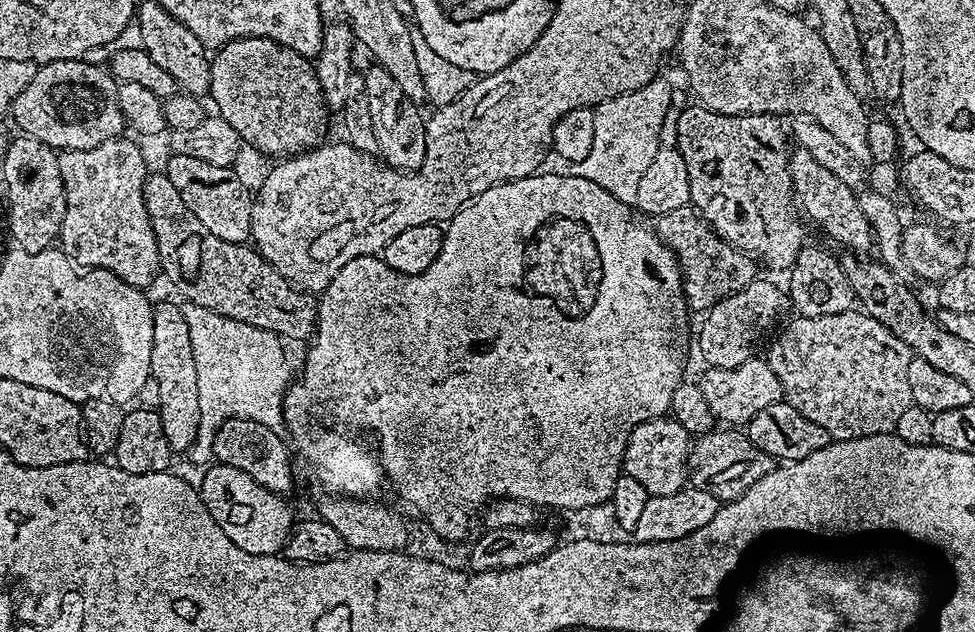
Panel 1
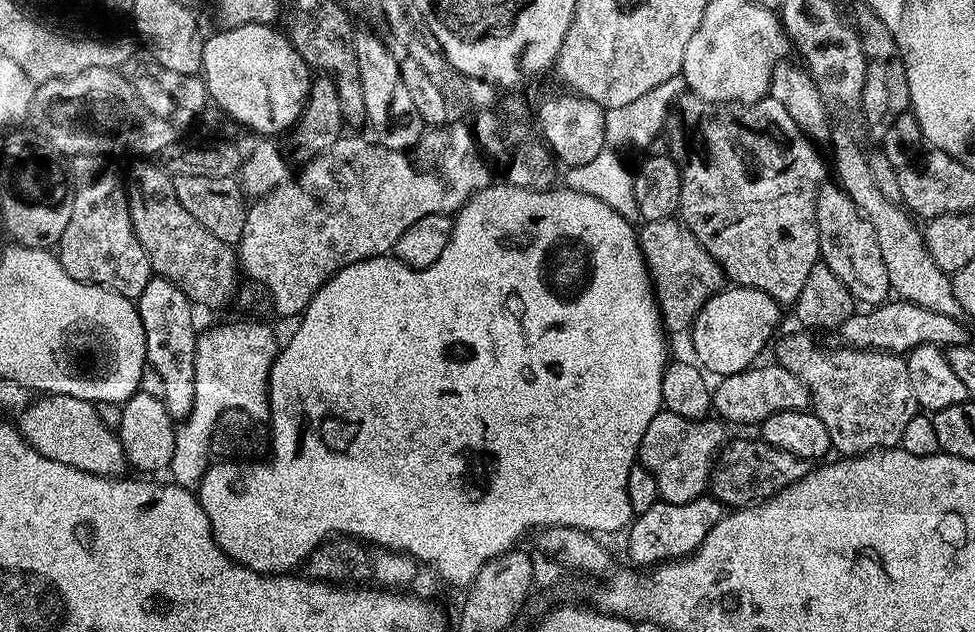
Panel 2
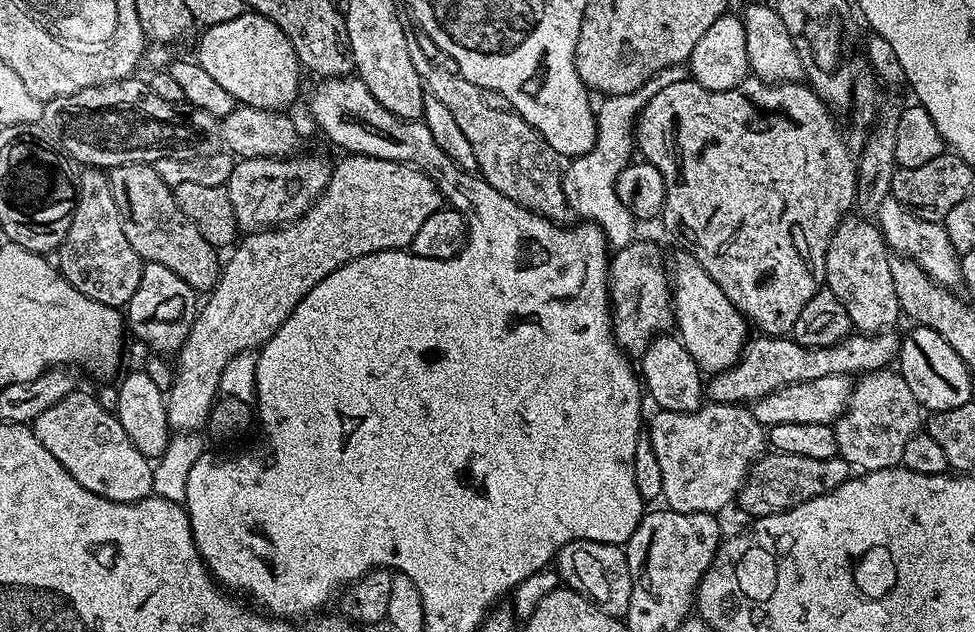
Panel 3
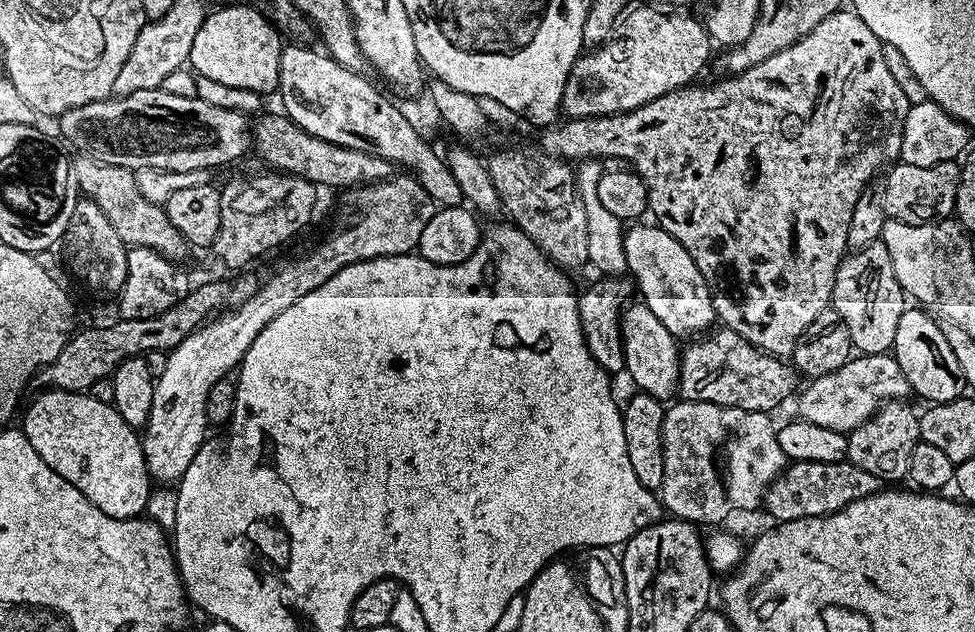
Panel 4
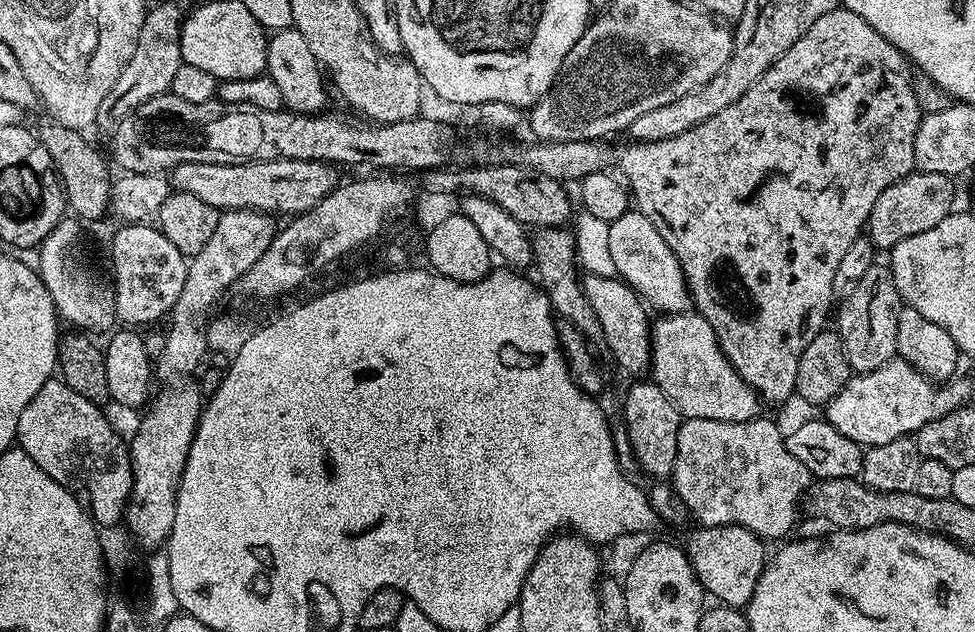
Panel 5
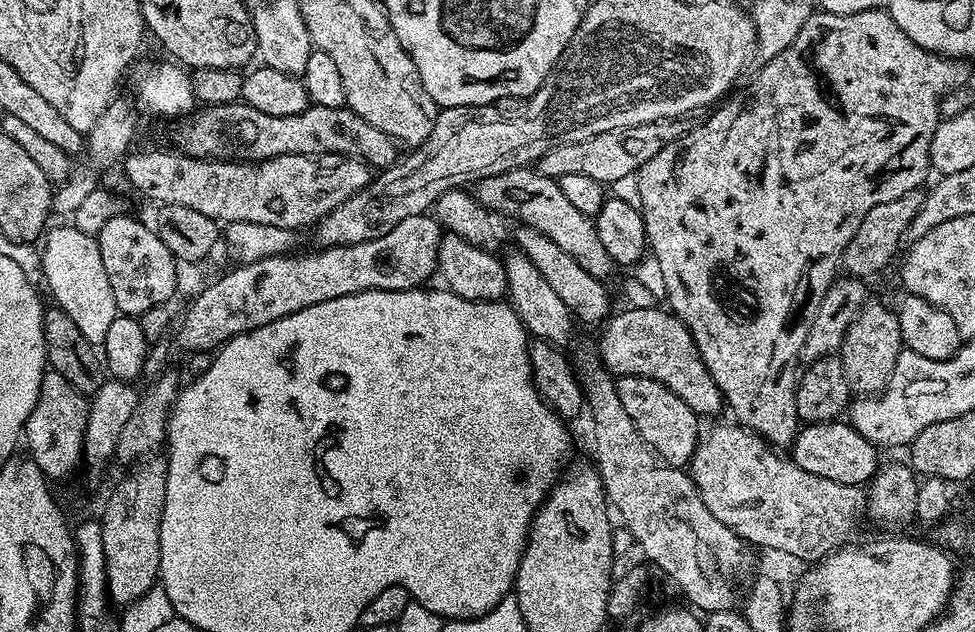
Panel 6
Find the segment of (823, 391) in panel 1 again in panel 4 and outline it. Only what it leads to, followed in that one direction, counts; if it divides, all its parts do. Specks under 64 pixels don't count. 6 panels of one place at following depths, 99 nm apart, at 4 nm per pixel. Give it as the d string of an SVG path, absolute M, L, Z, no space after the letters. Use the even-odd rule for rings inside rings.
M889 402L884 404L862 426L847 433L847 461L866 474L874 474L882 482L904 480L910 466L910 456L920 438L920 418L917 409L912 409L908 402Z

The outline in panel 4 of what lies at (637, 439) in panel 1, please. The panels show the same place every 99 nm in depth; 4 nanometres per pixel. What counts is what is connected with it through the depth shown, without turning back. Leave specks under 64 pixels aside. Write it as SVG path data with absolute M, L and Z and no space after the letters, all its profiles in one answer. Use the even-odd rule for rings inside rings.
M680 398L669 403L664 409L664 421L662 422L662 486L658 490L661 505L675 519L689 520L691 524L697 526L716 524L719 520L726 519L731 512L752 512L755 508L759 509L763 505L764 495L768 493L768 487L776 481L776 477L786 467L786 458L782 454L782 446L778 446L778 438L776 437L777 425L772 424L772 418L767 412L738 410L730 406L718 406L714 402L694 402L693 400Z

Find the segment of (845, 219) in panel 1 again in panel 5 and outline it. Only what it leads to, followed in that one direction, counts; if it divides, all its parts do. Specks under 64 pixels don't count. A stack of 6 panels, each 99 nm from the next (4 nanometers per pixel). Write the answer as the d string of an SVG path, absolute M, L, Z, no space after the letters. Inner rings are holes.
M874 262L866 274L862 274L858 286L843 297L840 308L840 341L846 350L848 367L853 373L859 374L878 370L889 364L897 355L898 314L902 301L898 294L898 286L894 286L891 267L887 263Z

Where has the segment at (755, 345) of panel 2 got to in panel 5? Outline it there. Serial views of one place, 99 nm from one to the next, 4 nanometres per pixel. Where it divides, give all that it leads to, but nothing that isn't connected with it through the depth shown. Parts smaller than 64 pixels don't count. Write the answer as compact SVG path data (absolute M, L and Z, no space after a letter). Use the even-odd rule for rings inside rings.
M630 208L622 217L611 221L608 228L609 251L621 280L630 285L649 307L658 309L659 313L672 315L689 311L691 296L681 264L657 227L639 209Z

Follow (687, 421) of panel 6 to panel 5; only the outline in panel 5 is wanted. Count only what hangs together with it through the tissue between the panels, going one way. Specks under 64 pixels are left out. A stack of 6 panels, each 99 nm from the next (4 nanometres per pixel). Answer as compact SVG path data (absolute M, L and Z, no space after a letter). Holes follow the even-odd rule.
M645 382L645 384L632 384L628 393L624 396L624 424L623 431L628 433L628 441L632 447L632 455L635 463L640 463L640 468L648 476L657 476L655 479L660 482L667 481L674 470L674 462L678 454L678 430L682 423L680 411L662 394L657 384Z

